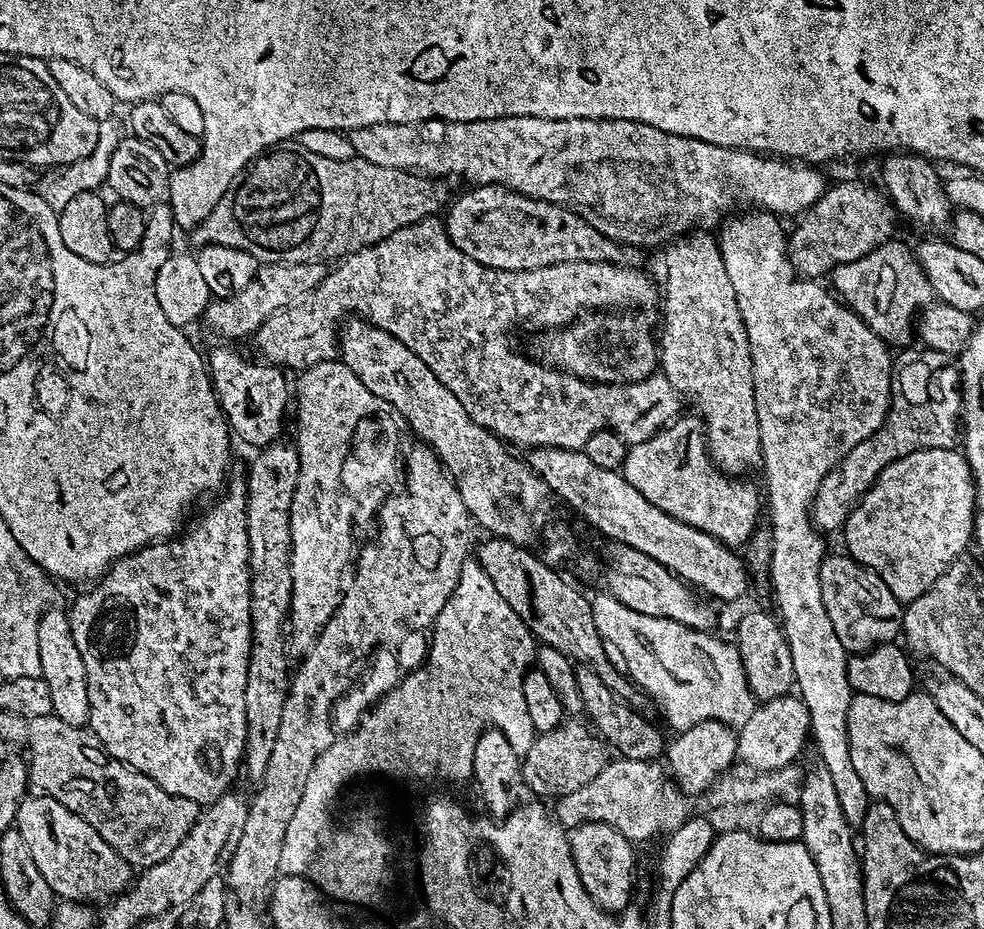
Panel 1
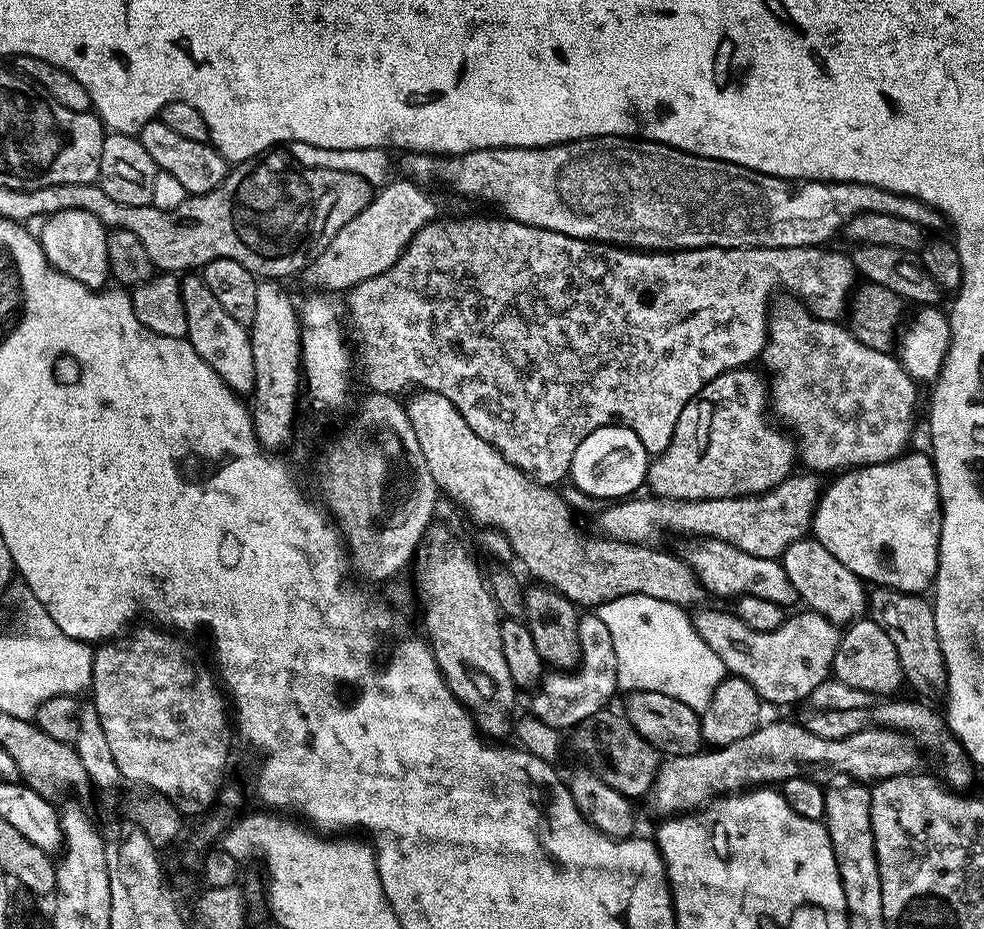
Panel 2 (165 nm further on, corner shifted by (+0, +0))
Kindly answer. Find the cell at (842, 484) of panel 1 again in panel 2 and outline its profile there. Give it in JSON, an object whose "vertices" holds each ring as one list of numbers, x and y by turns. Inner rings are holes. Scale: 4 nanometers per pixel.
{"vertices":[[793,474,788,479,774,486,769,492,757,496,740,496,730,498,710,498,709,501,682,501,661,498,650,500,636,500,640,498,625,498,619,502,612,502,600,516,600,528,605,537,610,540,621,540,627,544,646,544,656,546,661,543,667,532,681,532,687,538,707,538,721,540,738,550,746,550,746,554,754,554,758,558,780,560,784,552,794,542,805,539,811,533,812,519,816,513,816,506,822,495,821,477,816,474]]}

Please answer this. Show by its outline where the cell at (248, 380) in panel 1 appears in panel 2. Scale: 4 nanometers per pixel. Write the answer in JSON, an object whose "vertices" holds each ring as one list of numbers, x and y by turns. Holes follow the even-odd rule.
{"vertices":[[188,274,180,280,180,293,186,306,188,335,186,339,198,350,200,357,224,379,237,394,251,393,255,386,254,350,249,329,234,320,206,286,203,275]]}

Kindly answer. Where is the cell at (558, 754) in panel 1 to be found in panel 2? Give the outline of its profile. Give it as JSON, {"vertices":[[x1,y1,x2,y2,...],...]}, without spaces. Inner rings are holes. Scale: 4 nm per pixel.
{"vertices":[[598,710,592,717,586,718,571,733,578,751,584,755,583,763,592,769,607,786,629,798,647,797,651,793,656,775,662,763,662,753,628,721,627,715]]}

